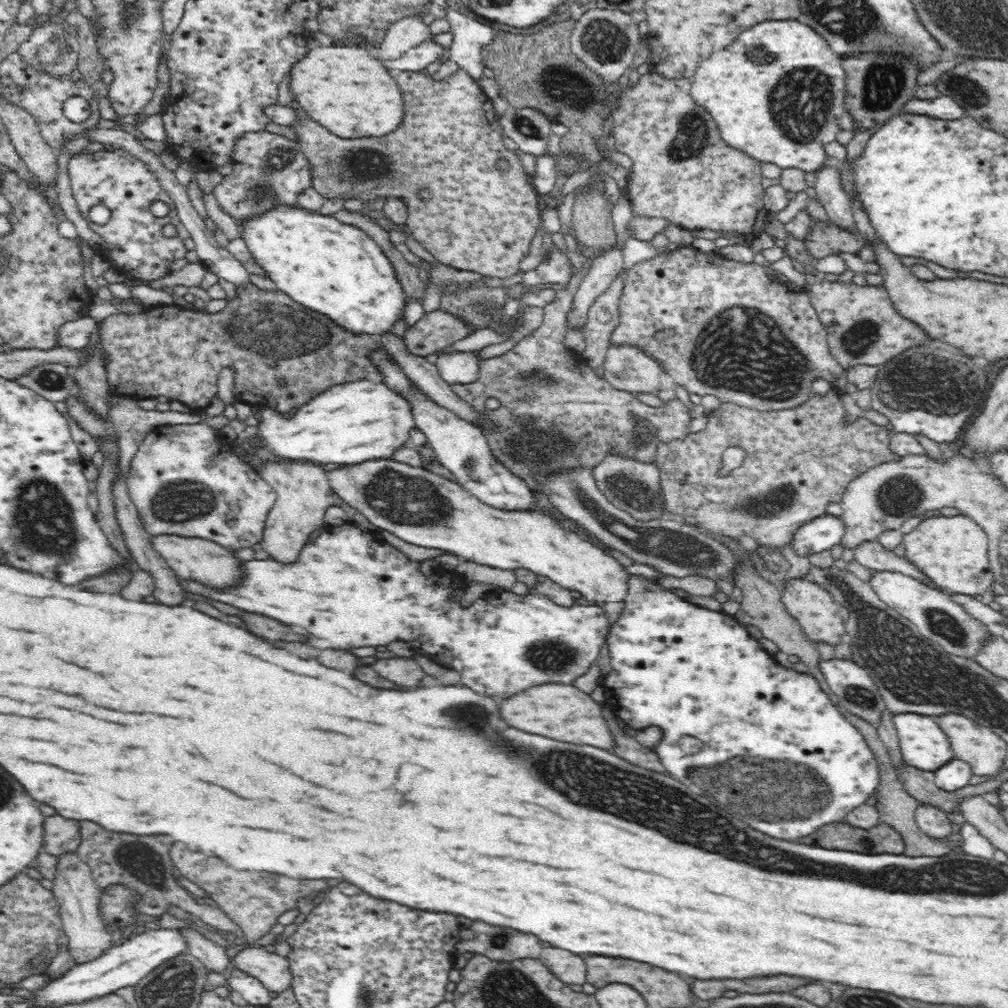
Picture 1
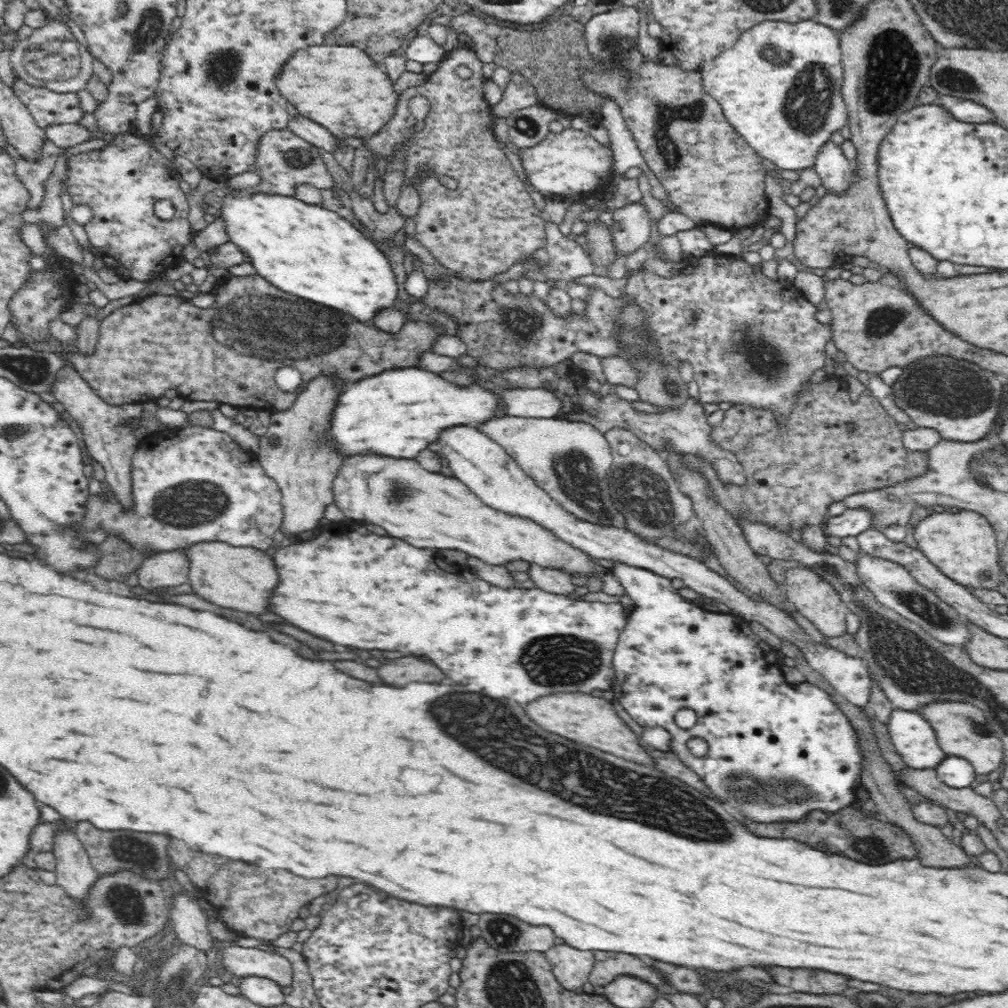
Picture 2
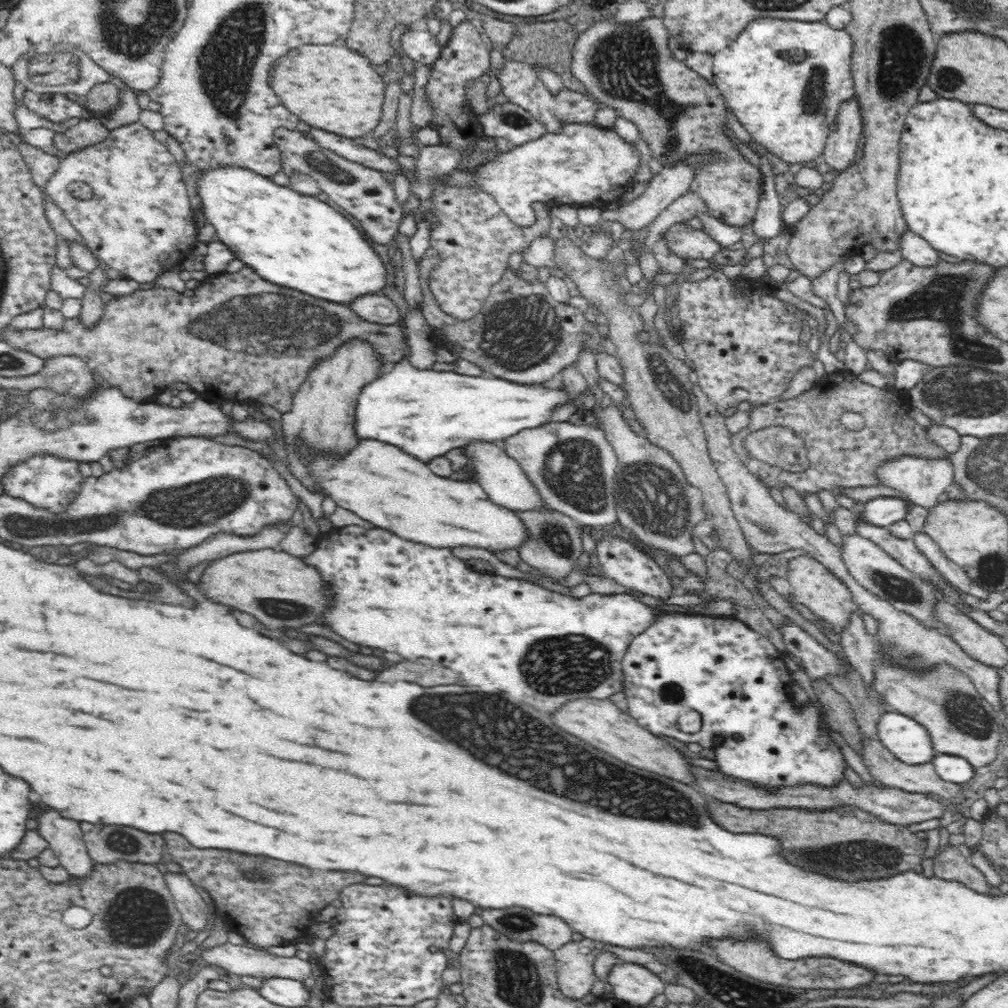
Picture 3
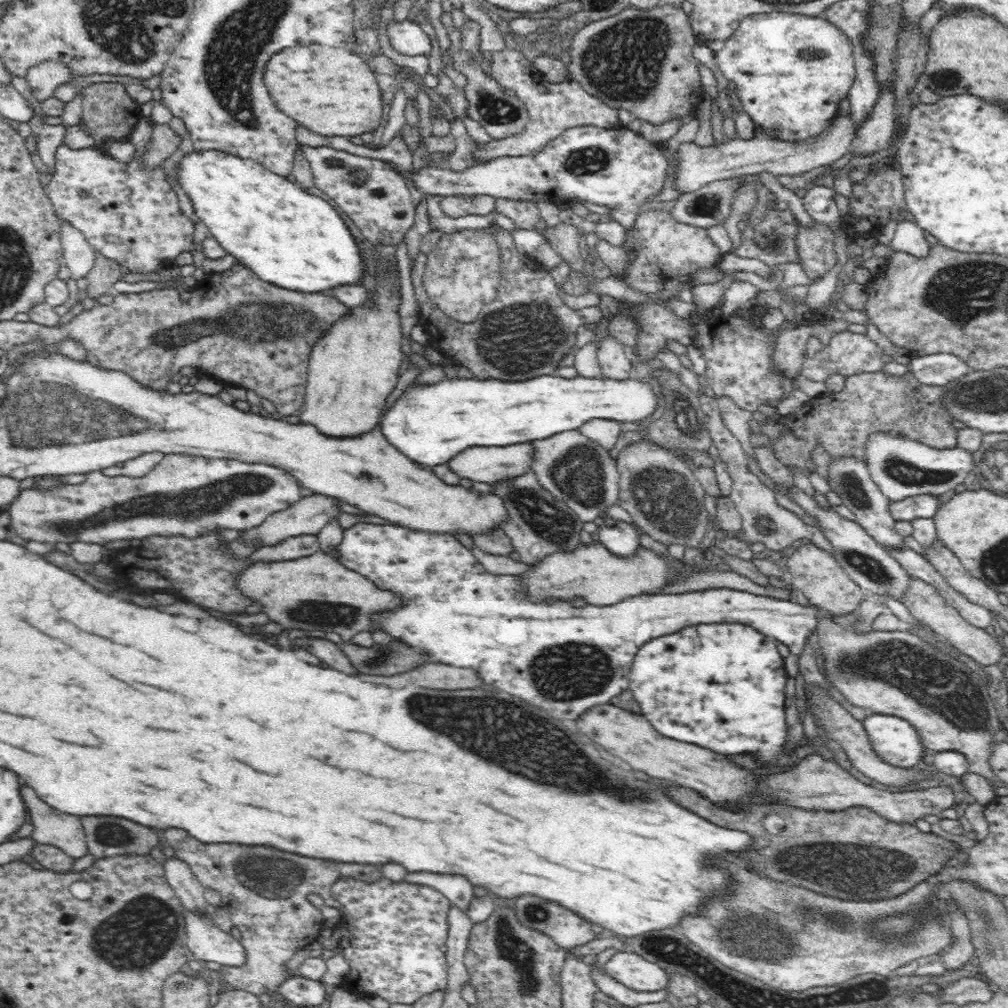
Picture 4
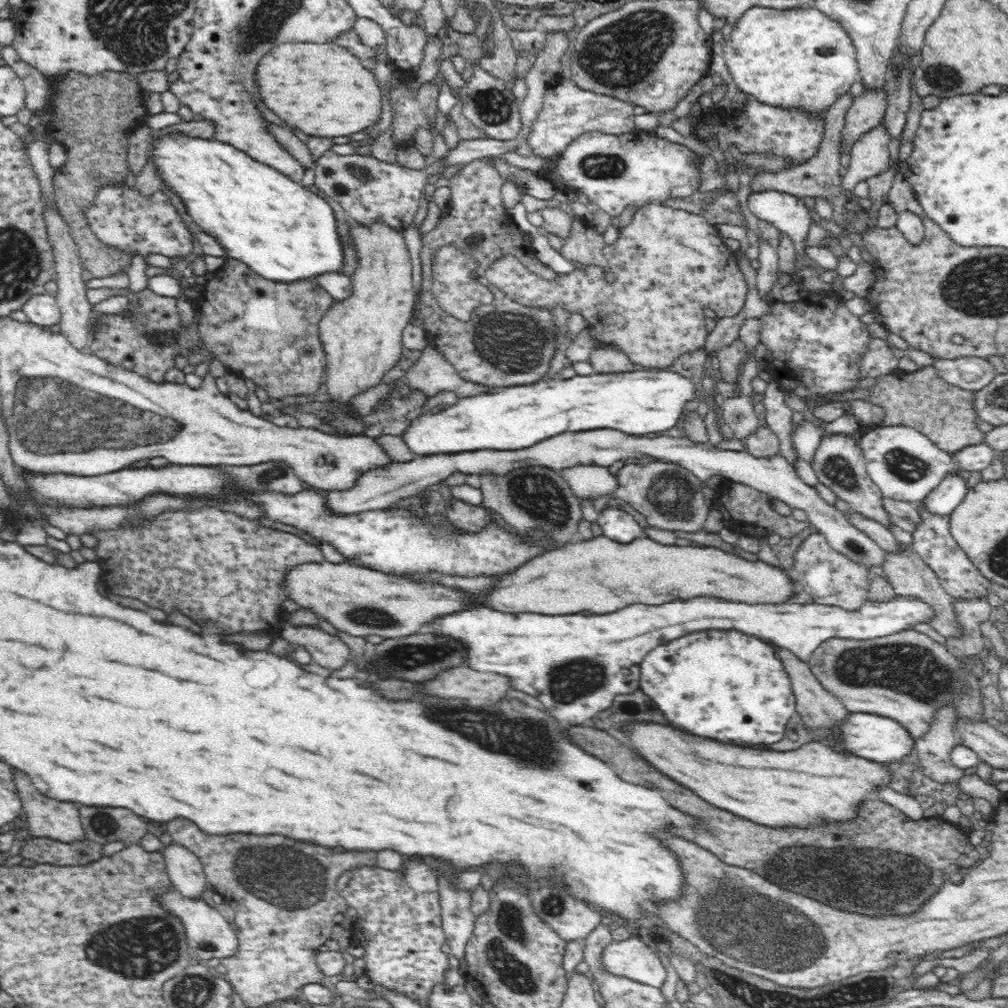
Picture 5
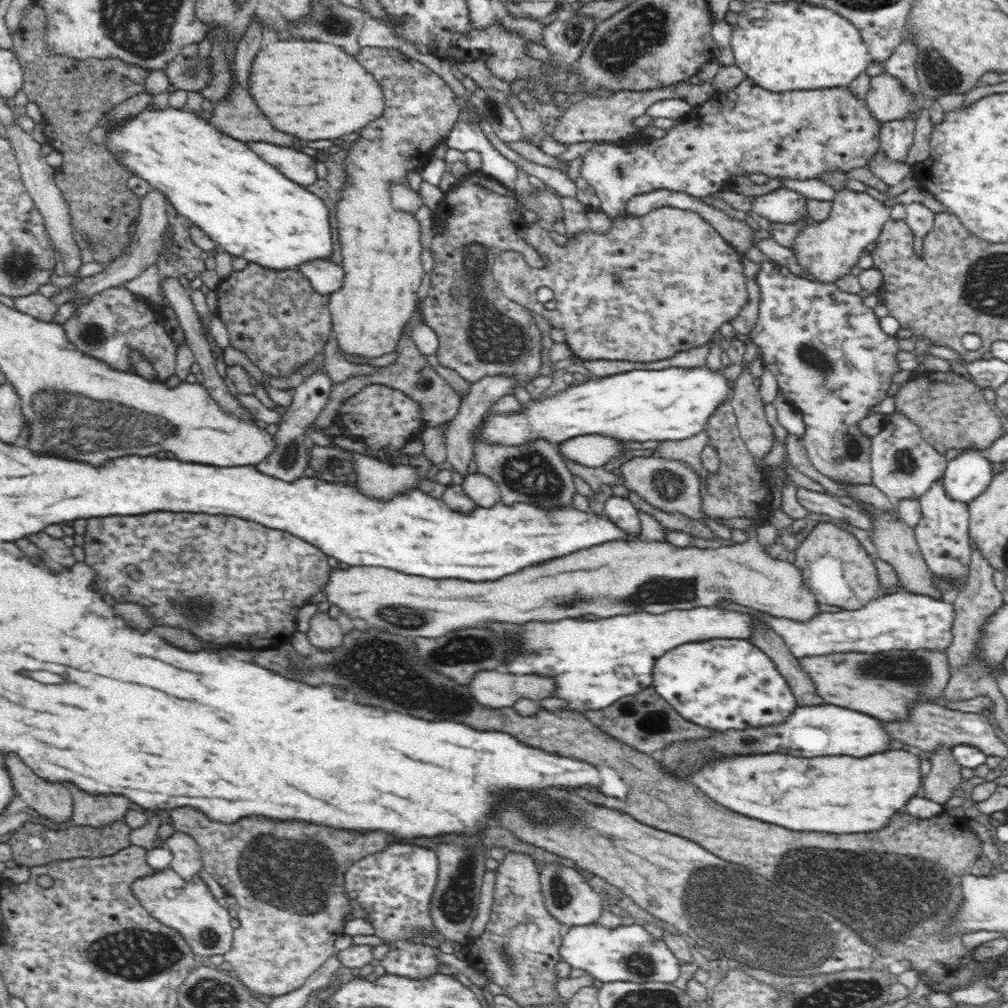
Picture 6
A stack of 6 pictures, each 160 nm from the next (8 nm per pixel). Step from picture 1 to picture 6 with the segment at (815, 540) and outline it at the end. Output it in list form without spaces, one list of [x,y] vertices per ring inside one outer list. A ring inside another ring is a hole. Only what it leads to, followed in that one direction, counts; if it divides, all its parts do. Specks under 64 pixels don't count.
[[[966,448],[955,458],[946,461],[945,473],[943,474],[943,488],[948,497],[956,501],[970,502],[980,493],[987,489],[991,478],[996,474],[992,468],[994,462],[983,455],[983,449]]]

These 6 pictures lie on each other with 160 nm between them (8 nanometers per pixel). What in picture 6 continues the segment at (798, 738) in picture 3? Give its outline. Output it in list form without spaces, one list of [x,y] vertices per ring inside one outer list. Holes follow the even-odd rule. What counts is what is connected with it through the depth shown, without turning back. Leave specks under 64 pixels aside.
[[[748,640],[682,644],[653,666],[653,689],[682,718],[712,730],[780,725],[799,704],[772,659]]]

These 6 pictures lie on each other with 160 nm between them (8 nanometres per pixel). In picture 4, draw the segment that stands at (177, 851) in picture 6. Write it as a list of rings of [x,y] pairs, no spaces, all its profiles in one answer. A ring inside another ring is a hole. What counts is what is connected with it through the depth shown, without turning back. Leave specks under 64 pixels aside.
[[[173,856],[164,861],[163,867],[168,885],[173,889],[183,906],[192,912],[205,912],[207,905],[204,897],[206,884],[200,883],[187,861]]]

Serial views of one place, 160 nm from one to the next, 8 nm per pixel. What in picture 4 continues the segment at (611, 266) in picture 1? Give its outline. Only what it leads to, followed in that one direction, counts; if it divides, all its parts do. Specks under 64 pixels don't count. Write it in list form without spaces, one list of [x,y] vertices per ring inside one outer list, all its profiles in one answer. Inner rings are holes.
[[[838,113],[827,130],[806,141],[774,141],[759,135],[751,140],[726,140],[721,146],[708,148],[700,148],[694,142],[684,142],[679,146],[680,170],[674,176],[674,186],[678,186],[683,193],[692,193],[708,183],[726,179],[760,174],[772,174],[776,177],[799,176],[815,168],[830,166],[847,156],[857,129],[851,113]]]

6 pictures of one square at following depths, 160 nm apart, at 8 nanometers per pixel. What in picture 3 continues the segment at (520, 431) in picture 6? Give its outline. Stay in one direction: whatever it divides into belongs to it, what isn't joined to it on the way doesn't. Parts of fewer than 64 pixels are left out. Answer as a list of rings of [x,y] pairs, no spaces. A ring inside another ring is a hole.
[[[404,358],[361,390],[355,426],[360,438],[394,444],[427,463],[445,457],[449,450],[482,441],[502,445],[518,431],[557,421],[553,420],[554,416],[564,405],[572,405],[577,412],[593,411],[601,400],[596,399],[599,394],[596,388],[572,396],[564,388],[552,389],[543,383],[520,384],[487,375],[418,370]]]

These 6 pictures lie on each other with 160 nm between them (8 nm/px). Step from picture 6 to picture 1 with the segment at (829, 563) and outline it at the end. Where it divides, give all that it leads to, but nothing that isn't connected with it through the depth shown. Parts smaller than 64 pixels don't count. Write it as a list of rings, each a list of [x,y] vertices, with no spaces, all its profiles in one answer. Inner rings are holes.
[[[806,577],[791,578],[784,582],[784,589],[781,591],[781,599],[786,610],[796,619],[801,630],[804,630],[805,637],[816,643],[826,643],[833,647],[838,645],[842,638],[845,638],[845,622],[840,617],[839,611],[842,607],[833,596],[821,585]]]

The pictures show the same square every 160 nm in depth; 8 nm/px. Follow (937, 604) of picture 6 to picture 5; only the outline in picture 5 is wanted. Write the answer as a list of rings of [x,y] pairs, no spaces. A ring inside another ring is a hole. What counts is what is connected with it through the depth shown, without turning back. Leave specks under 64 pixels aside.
[[[700,595],[691,599],[675,599],[660,606],[648,606],[646,603],[632,603],[612,614],[566,614],[566,616],[544,616],[544,614],[502,614],[490,608],[474,608],[468,612],[452,614],[436,620],[430,628],[434,634],[446,634],[458,638],[468,648],[468,666],[470,669],[508,676],[512,688],[532,694],[538,698],[548,713],[566,724],[582,724],[584,720],[608,708],[619,695],[632,694],[640,689],[640,663],[658,646],[688,634],[706,632],[706,630],[736,630],[755,636],[780,649],[787,649],[798,660],[807,662],[812,654],[824,642],[834,638],[844,640],[872,640],[892,634],[900,634],[921,624],[932,626],[936,612],[921,598],[896,596],[888,602],[866,601],[859,610],[848,611],[836,606],[798,603],[744,603],[728,601],[724,598],[704,597]]]

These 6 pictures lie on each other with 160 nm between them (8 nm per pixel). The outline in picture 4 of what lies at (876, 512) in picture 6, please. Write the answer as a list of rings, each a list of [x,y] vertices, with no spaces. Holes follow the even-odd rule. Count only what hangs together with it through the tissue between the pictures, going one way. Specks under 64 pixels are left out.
[[[908,576],[908,588],[900,594],[900,601],[908,609],[912,617],[918,619],[925,626],[933,630],[946,643],[956,647],[961,653],[970,657],[981,666],[996,664],[1003,655],[1003,645],[999,639],[992,638],[988,632],[982,628],[972,627],[949,602],[939,593],[939,590],[916,578]]]

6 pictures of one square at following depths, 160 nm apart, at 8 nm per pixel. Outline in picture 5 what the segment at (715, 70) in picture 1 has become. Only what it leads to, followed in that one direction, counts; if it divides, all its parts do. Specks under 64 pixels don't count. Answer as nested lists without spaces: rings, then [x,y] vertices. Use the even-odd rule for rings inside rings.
[[[754,6],[735,22],[724,45],[724,58],[737,87],[763,102],[780,109],[803,109],[809,112],[827,110],[844,92],[849,92],[859,76],[857,48],[846,29],[836,20],[820,12],[815,6],[790,10],[776,10]]]

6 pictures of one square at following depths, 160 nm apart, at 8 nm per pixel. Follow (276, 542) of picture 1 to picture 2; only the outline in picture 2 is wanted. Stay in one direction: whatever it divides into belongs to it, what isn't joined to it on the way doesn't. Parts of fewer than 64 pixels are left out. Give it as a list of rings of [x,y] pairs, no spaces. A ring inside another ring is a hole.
[[[320,374],[298,392],[296,402],[289,410],[276,411],[270,418],[268,432],[264,436],[264,448],[274,450],[259,450],[256,459],[281,490],[281,525],[288,536],[294,536],[292,532],[300,530],[319,529],[318,520],[324,516],[326,506],[334,503],[332,482],[343,469],[344,458],[336,458],[336,454],[324,454],[324,450],[312,450],[312,446],[308,446],[308,434],[312,434],[312,426],[320,426],[320,422],[324,422],[324,414],[328,414],[332,398],[342,394],[346,386],[347,383],[339,374]]]

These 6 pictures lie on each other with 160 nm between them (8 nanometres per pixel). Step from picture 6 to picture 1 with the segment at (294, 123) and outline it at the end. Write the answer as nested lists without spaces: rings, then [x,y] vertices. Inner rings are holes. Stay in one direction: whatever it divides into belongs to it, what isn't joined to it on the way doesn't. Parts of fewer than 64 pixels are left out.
[[[345,44],[341,46],[318,46],[309,50],[302,60],[298,60],[292,65],[289,72],[289,89],[291,90],[294,102],[300,104],[310,118],[320,122],[324,128],[334,132],[340,138],[366,138],[368,134],[372,136],[384,136],[402,122],[404,112],[402,112],[402,94],[394,78],[388,76],[388,68],[382,66],[380,60],[372,58],[368,54],[370,48]]]

